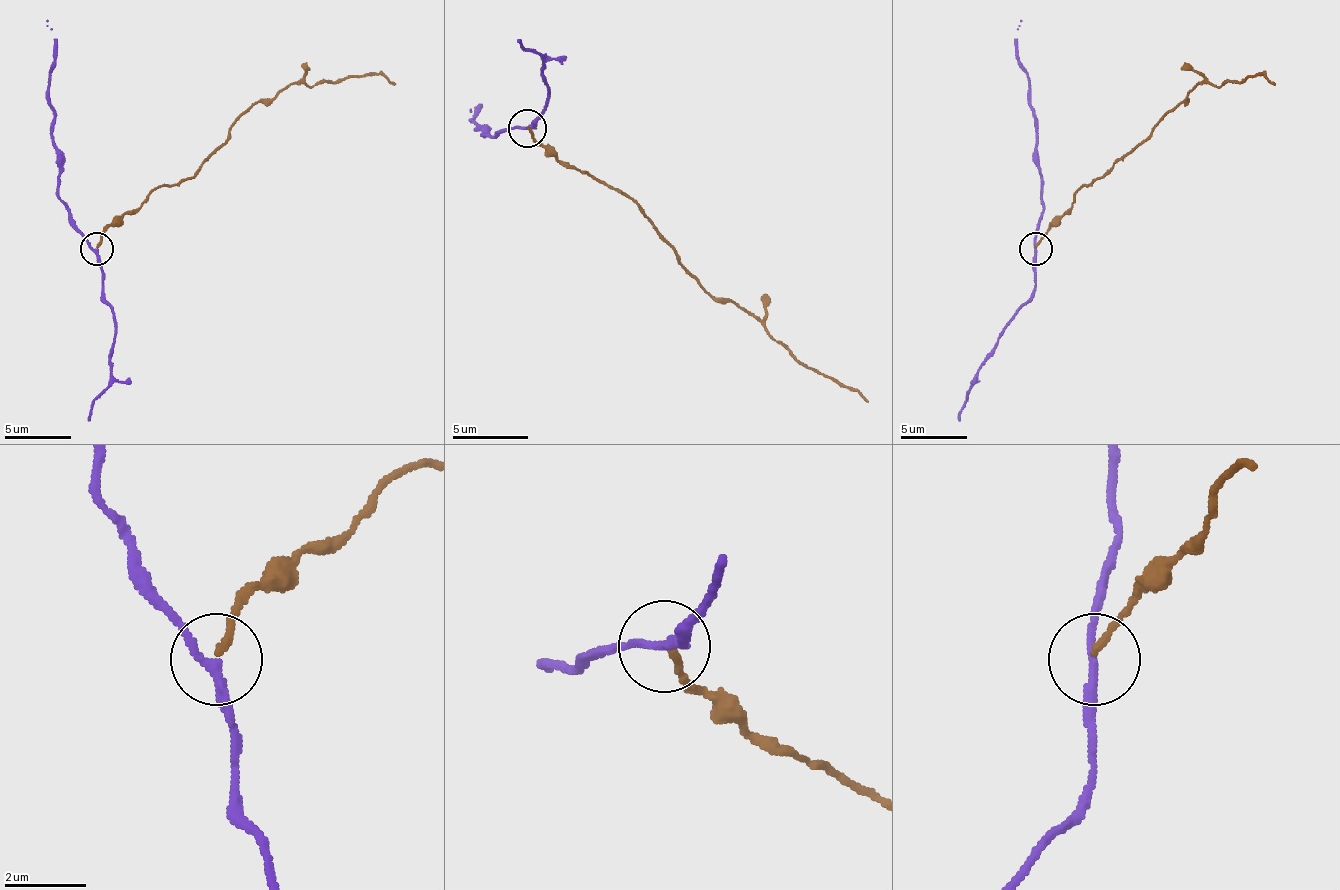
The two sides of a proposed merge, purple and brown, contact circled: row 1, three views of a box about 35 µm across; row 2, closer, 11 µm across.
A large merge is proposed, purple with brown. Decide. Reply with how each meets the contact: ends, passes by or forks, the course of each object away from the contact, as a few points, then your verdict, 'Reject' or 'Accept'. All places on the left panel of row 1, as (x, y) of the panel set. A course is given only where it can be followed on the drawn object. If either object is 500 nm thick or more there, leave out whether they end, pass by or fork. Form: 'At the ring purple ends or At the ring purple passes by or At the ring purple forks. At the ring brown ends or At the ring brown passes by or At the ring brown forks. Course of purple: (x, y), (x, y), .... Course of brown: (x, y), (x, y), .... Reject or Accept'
At the ring purple passes by. At the ring brown ends. Course of purple: (96, 249), (59, 197), (49, 104), (53, 28), (46, 21). Course of brown: (96, 246), (159, 187), (188, 180), (258, 101), (294, 84), (311, 87), (363, 74), (397, 84). Reject

